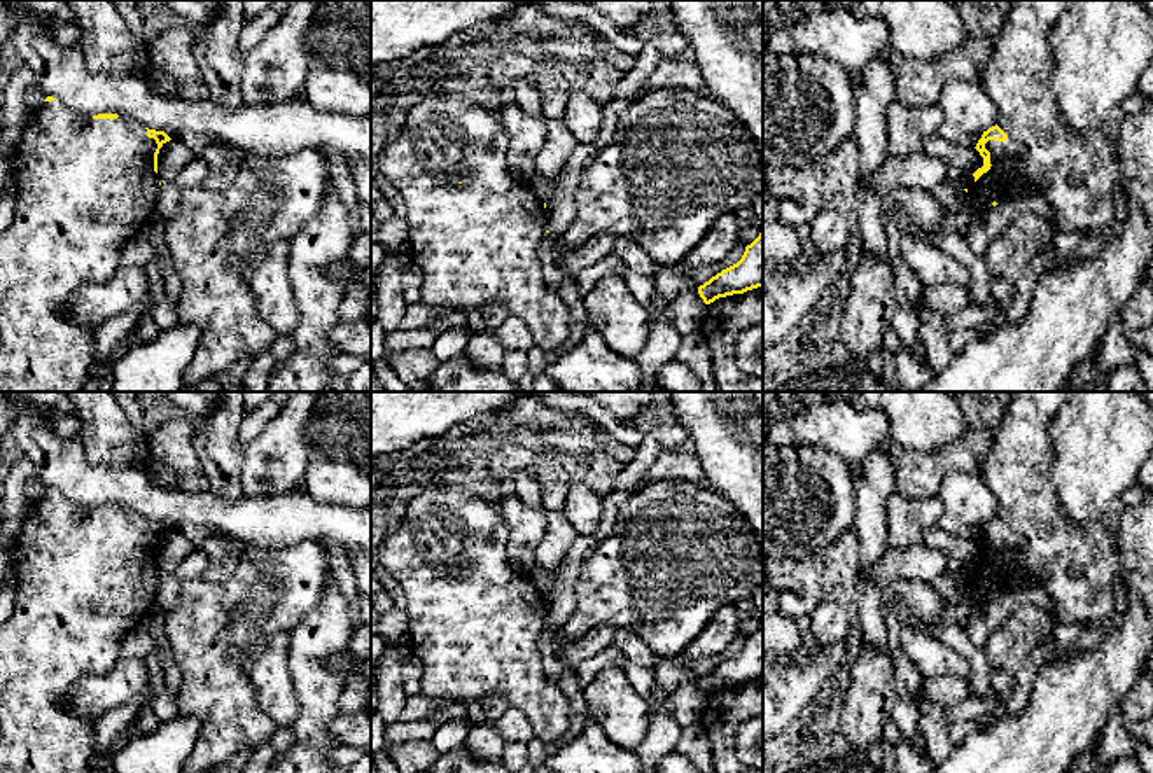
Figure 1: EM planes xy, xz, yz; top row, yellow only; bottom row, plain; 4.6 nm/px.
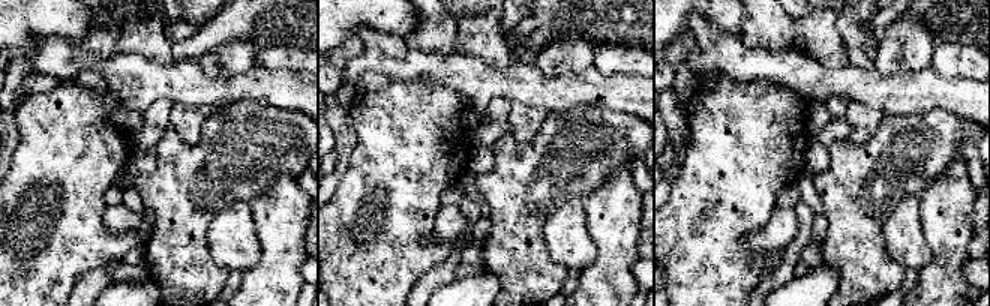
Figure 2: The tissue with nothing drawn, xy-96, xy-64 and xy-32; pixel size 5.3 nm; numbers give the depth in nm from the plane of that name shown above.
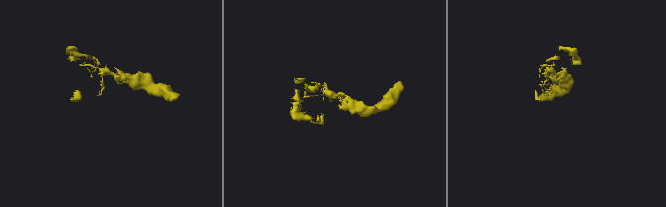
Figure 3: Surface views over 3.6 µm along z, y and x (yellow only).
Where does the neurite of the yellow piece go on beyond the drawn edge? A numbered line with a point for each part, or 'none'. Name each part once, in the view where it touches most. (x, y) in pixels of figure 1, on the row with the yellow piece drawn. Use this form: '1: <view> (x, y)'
1: yz (1076, 174)

